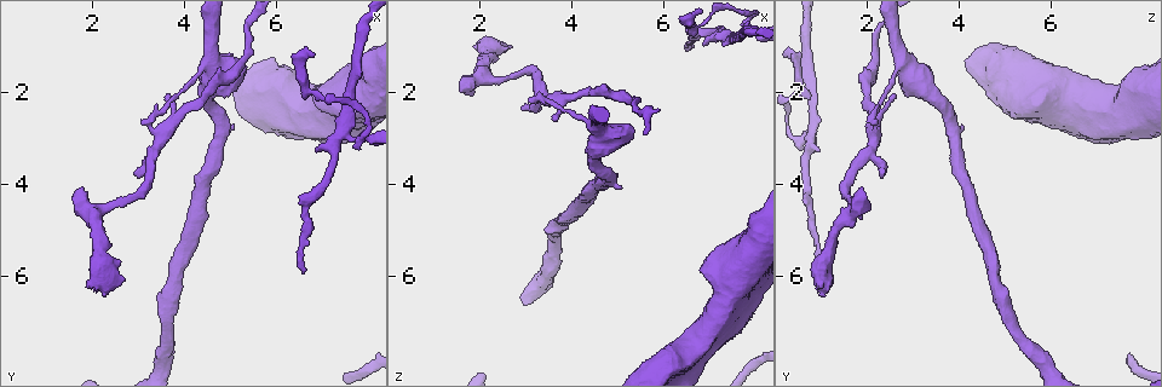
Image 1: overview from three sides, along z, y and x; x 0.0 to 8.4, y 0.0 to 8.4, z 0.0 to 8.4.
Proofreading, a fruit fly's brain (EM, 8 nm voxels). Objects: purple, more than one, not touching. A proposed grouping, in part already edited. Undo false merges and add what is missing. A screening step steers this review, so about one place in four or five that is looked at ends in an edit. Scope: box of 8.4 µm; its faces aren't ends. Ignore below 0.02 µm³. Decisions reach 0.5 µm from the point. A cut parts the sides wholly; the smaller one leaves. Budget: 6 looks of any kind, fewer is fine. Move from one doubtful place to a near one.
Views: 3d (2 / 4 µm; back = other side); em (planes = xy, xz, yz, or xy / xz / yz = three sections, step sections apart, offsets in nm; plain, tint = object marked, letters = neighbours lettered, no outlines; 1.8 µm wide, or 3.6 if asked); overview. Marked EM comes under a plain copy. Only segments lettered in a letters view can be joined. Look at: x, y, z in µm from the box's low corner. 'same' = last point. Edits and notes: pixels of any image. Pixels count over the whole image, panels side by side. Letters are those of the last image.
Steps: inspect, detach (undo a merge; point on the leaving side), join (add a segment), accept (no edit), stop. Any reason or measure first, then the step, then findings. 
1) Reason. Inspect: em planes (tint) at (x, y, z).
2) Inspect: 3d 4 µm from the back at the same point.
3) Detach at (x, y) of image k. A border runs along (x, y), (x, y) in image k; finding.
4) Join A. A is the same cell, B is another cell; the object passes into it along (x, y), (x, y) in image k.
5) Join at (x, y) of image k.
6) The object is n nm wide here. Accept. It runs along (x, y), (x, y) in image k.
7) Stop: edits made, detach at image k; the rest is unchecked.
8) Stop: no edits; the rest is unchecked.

Branch stops here. Inspect: 3d 4 µm at (2.25, 6.45, 1.10).

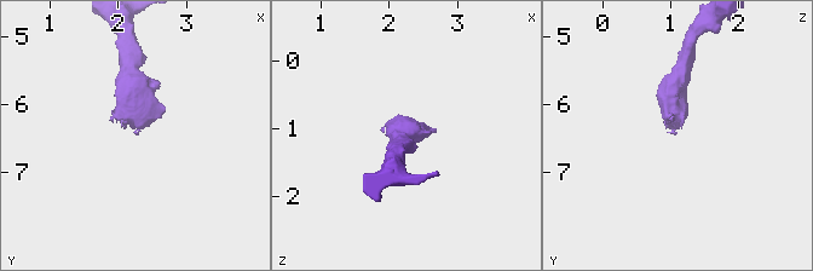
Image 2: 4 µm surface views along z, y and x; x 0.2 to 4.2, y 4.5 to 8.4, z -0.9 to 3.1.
Inspect: em 3.6 µm yz step 8 (tint) at (2.25, 6.40, 1.10).

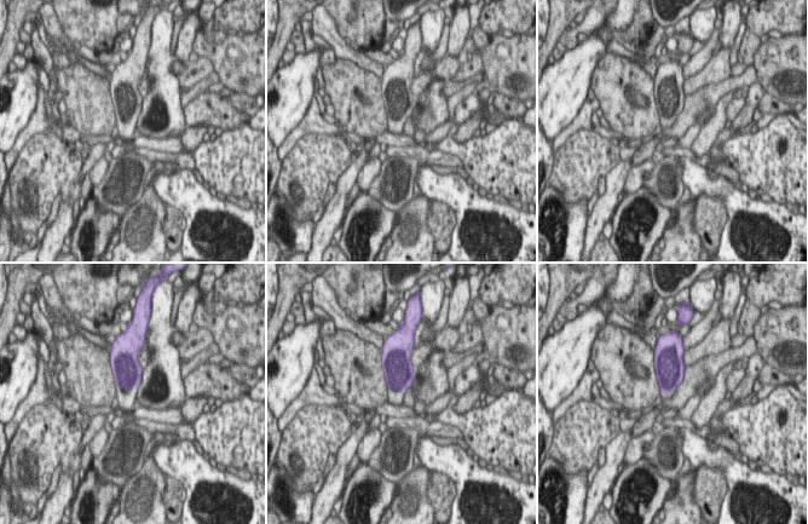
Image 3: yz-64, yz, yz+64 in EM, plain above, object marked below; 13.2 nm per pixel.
Another direction. Inspect: em 3.6 µm planes (letters) at the same point.

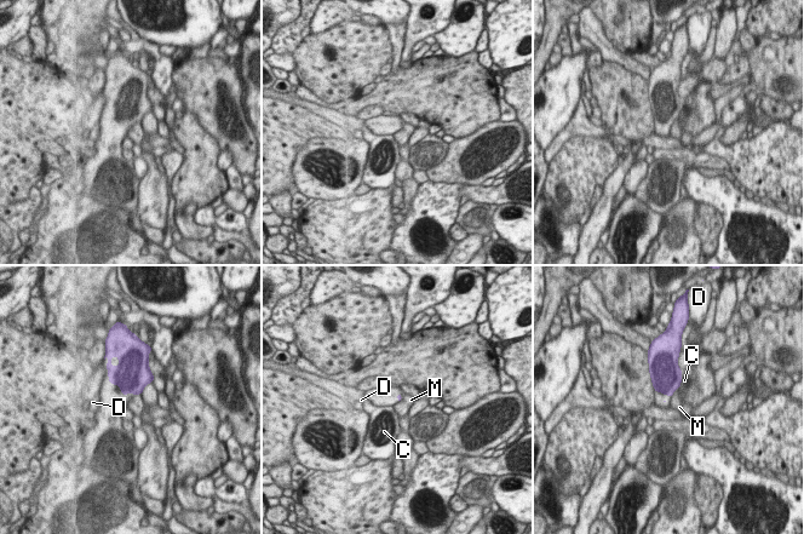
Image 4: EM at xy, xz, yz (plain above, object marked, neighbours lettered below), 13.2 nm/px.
Accept. C, D and M are other cells; no lettered segment goes on from it.

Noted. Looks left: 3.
Free end. Inspect: em yz step 16 (letters) at (6.65, 5.95, 1.10).

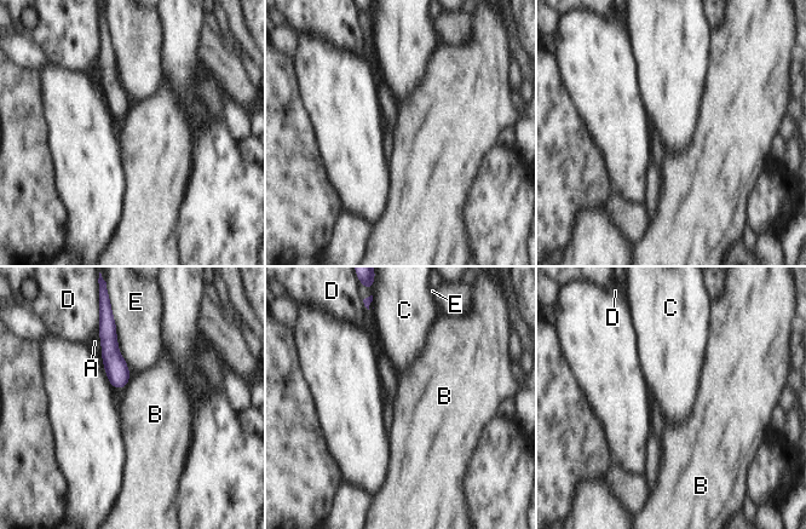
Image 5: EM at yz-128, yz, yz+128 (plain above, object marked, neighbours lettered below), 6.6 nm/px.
Accept. A, B, C, D and E are other cells; a border runs along (131, 374), (125, 386) in image 5; none of them fits.

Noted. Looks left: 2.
Abrupt turn. Inspect: 3d 2 µm from the back at (7.50, 2.95, 0.80).

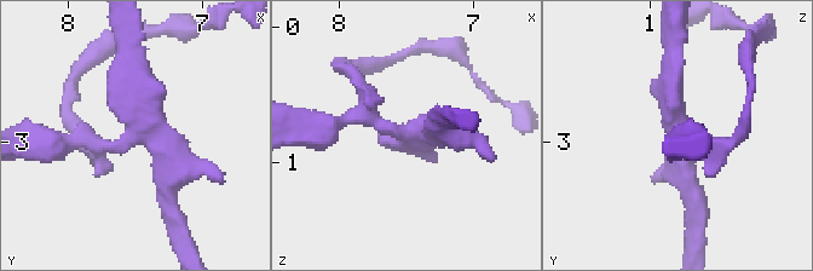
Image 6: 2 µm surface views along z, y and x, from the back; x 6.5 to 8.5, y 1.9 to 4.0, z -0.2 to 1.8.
Need the tissue. Inspect: em yz step 16 (letters) at (7.50, 2.94, 0.80).

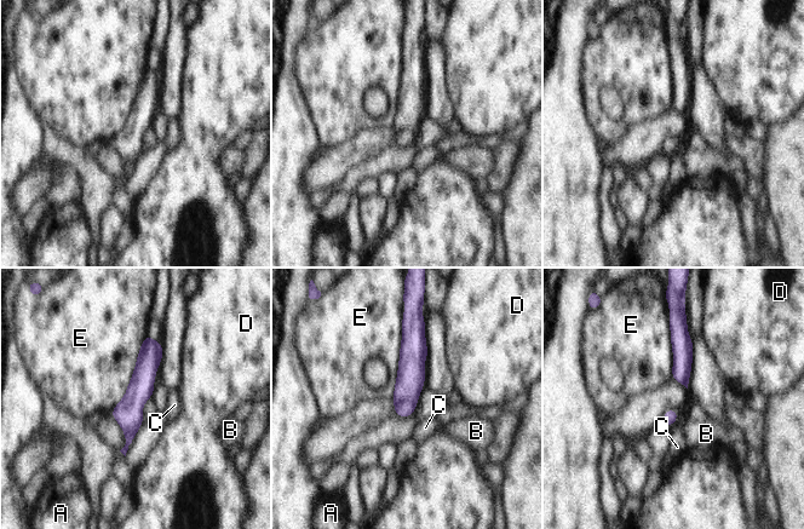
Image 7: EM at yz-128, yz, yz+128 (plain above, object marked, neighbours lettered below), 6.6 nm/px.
Detach at (411, 375) of image 7. A, B, C, D and E are other cells; the part that leaves runs along (149, 340), (130, 407), (128, 440) in image 7; two neurons meet here.

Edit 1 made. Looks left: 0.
Stop: edits made, detach at image 7; the rest is unchecked.

